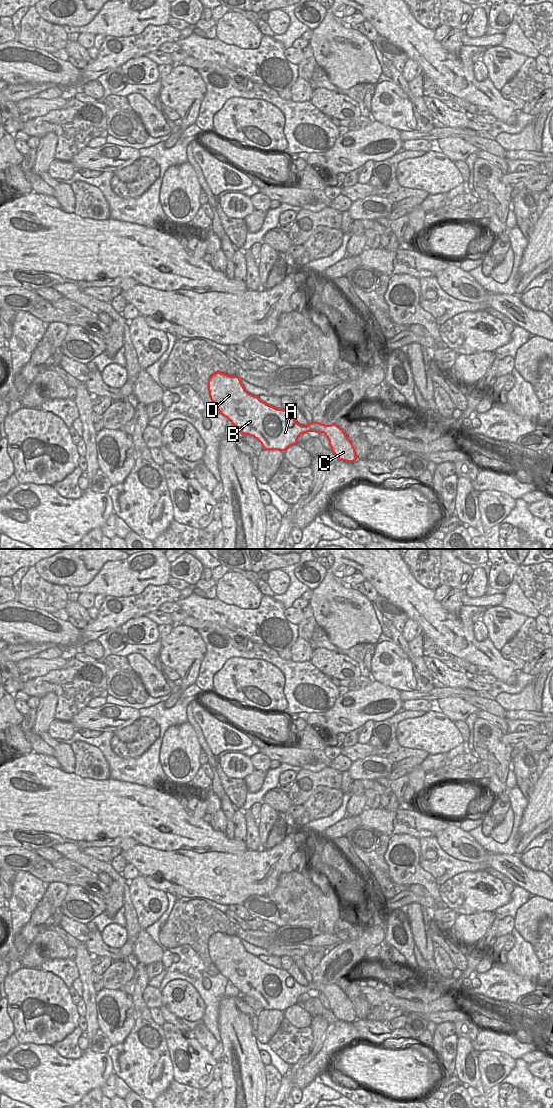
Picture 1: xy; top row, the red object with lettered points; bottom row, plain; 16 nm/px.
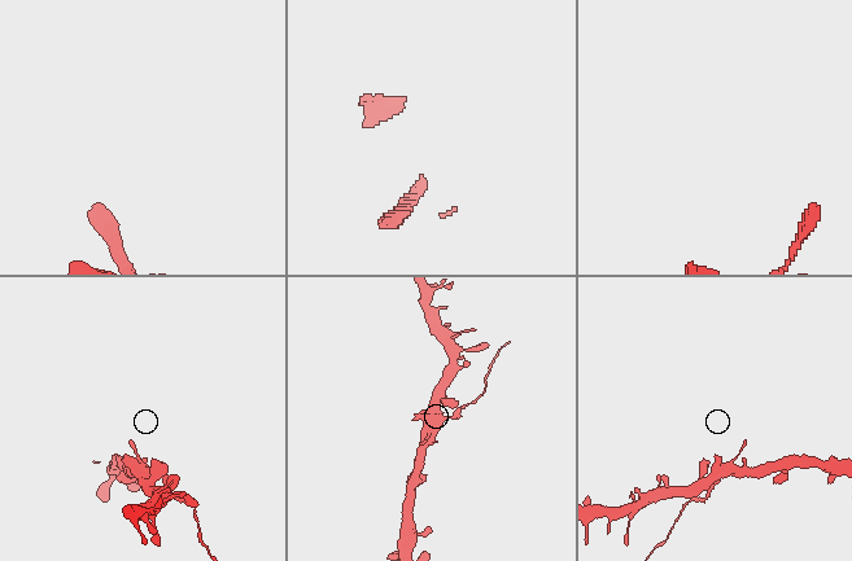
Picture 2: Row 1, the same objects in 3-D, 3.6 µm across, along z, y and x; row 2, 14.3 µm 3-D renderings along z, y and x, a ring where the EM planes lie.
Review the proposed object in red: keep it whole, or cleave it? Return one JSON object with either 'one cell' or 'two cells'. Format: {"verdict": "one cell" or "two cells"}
{"verdict": "two cells"}

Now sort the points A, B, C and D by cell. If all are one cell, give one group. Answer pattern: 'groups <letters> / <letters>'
groups A B D / C

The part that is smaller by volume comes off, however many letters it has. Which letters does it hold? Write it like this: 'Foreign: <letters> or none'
Foreign: C

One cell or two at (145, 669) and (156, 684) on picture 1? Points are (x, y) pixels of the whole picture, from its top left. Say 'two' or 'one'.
one

